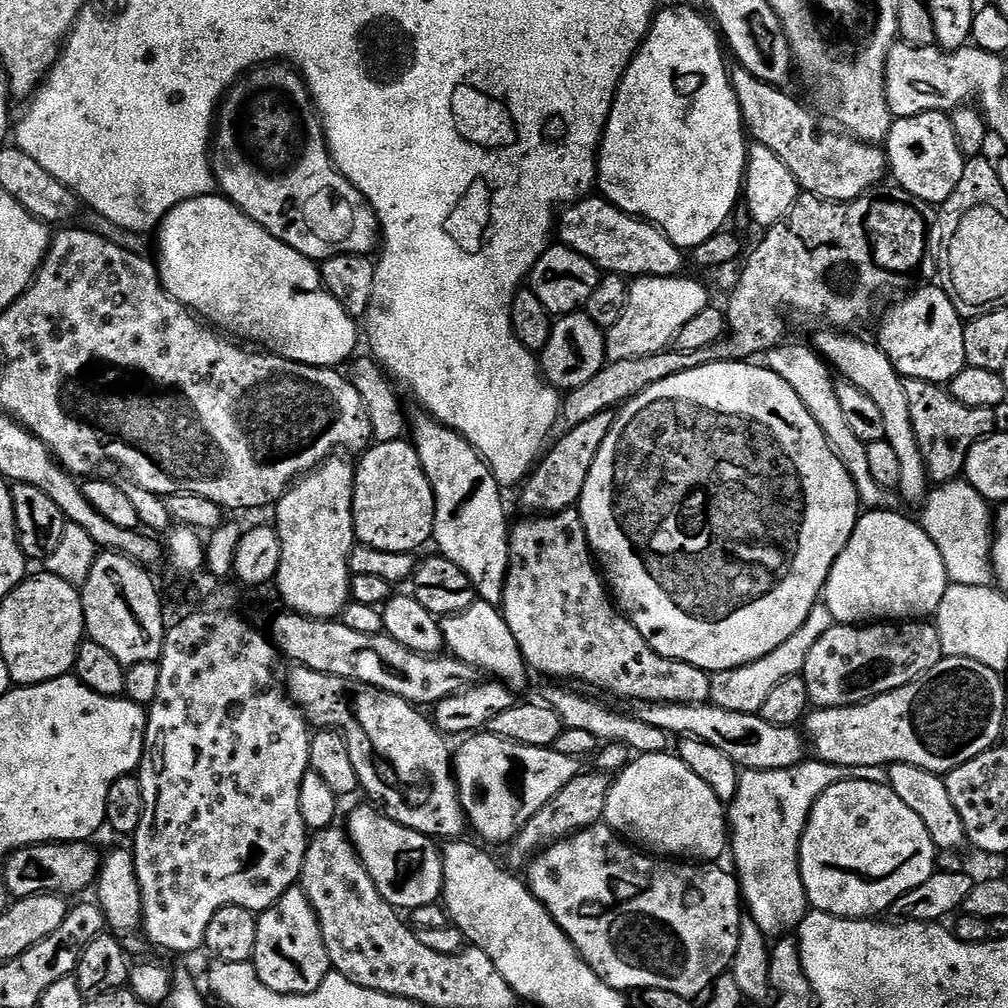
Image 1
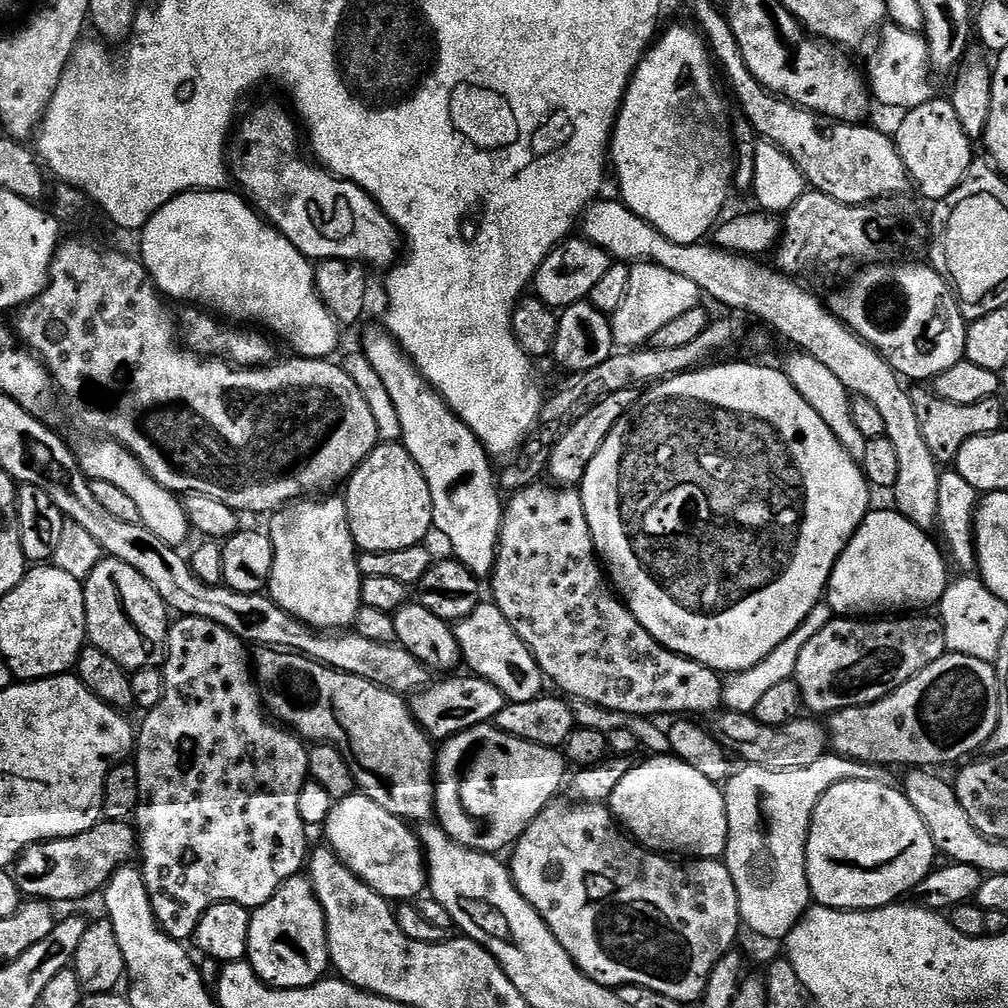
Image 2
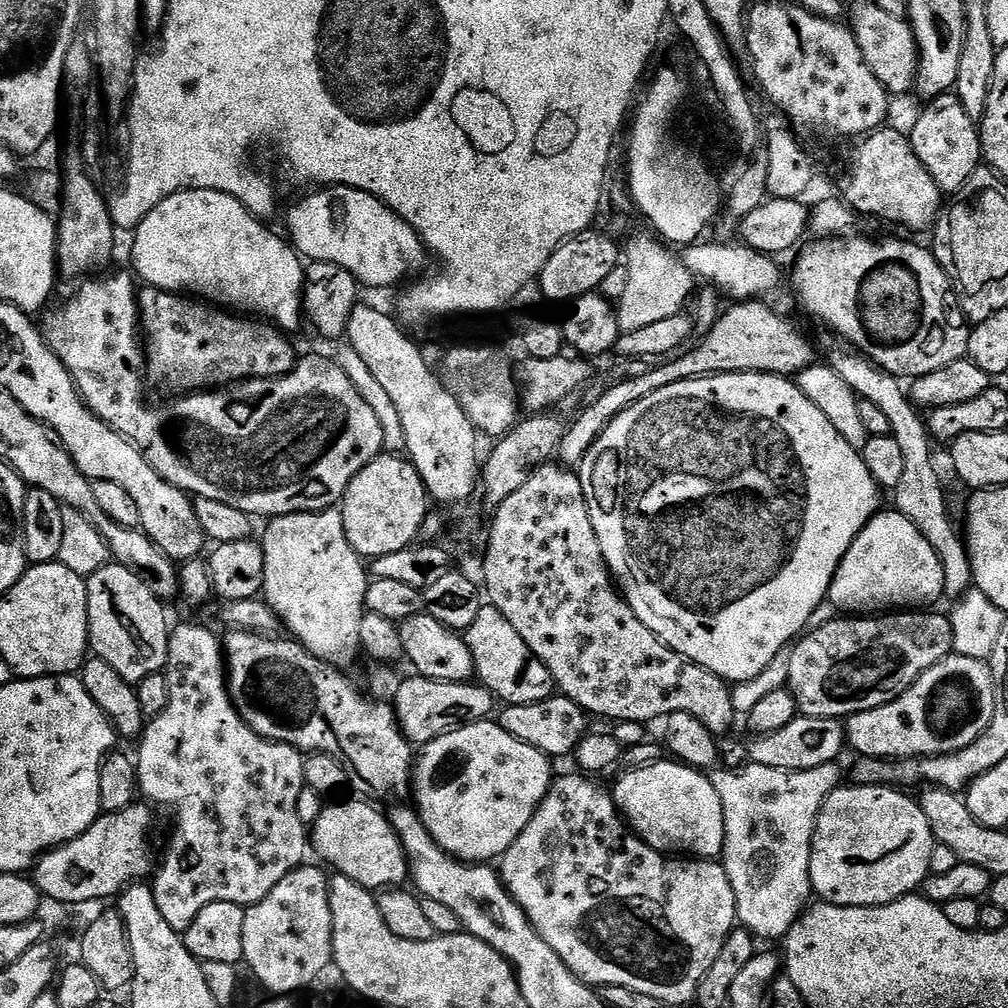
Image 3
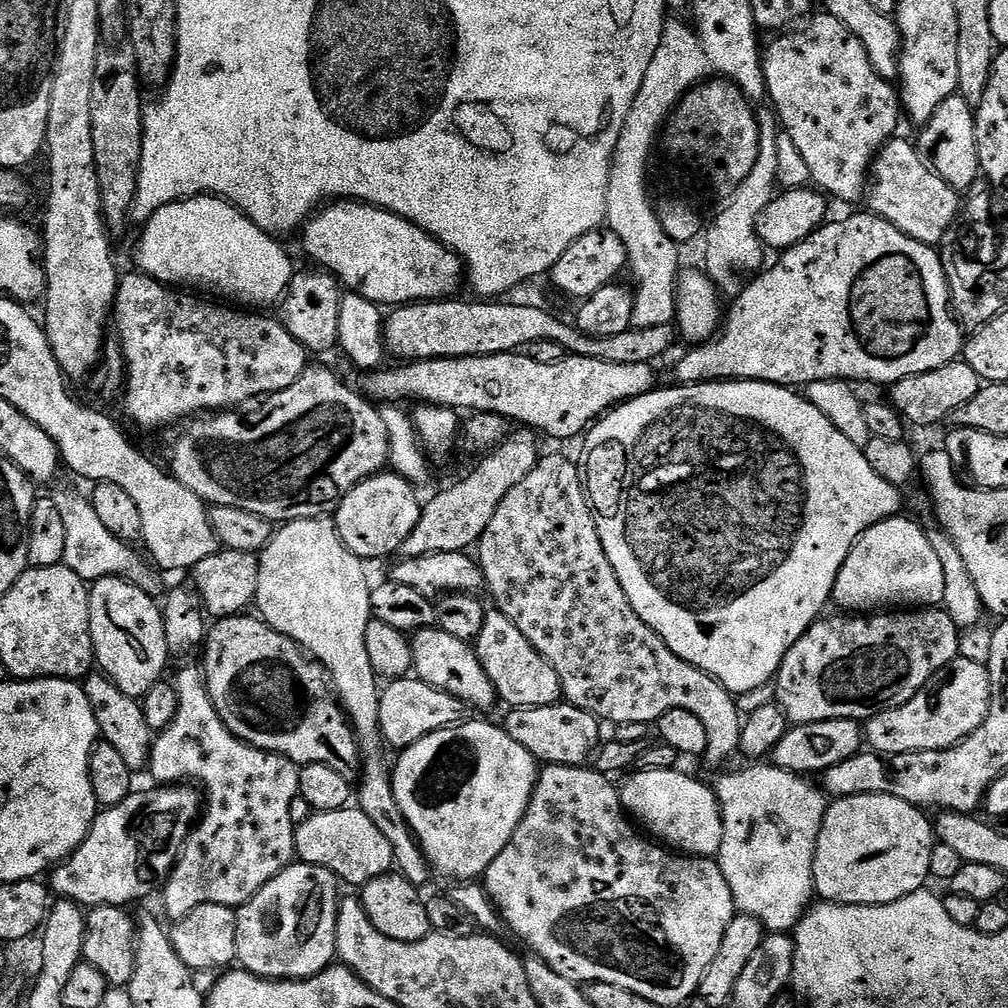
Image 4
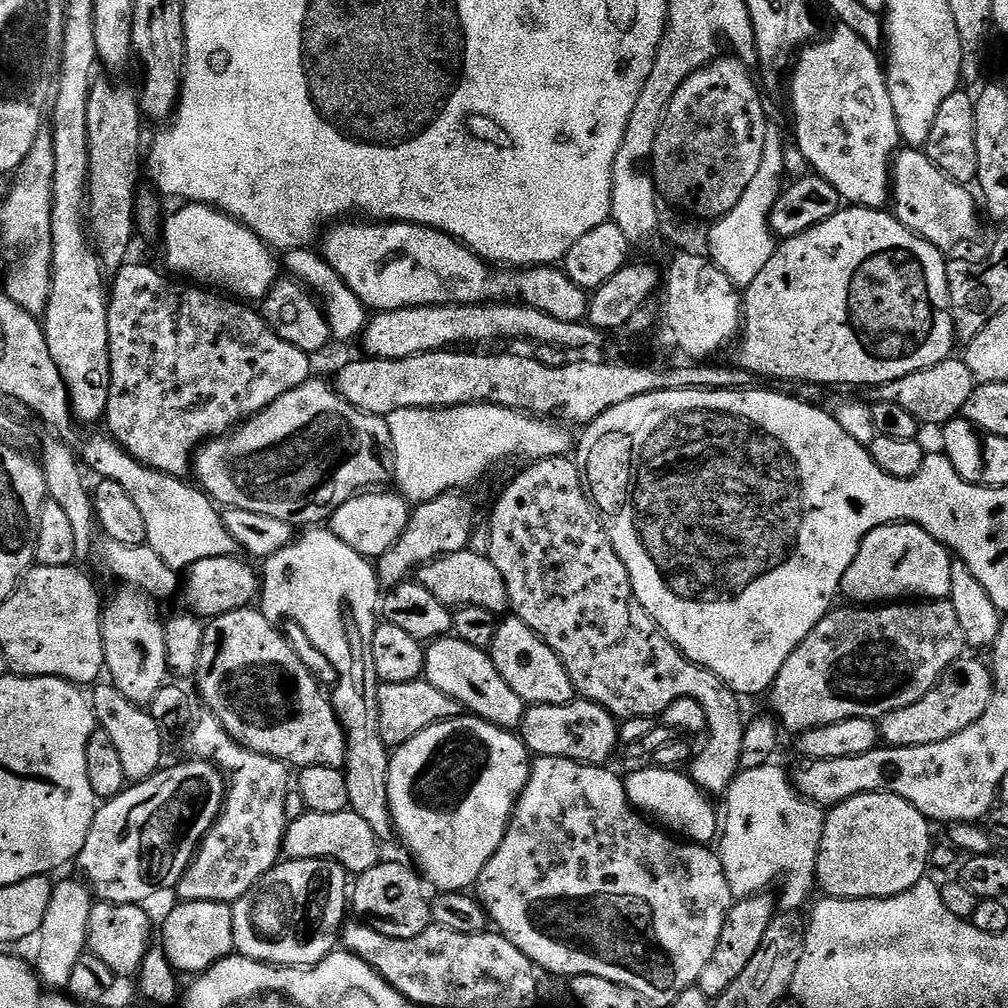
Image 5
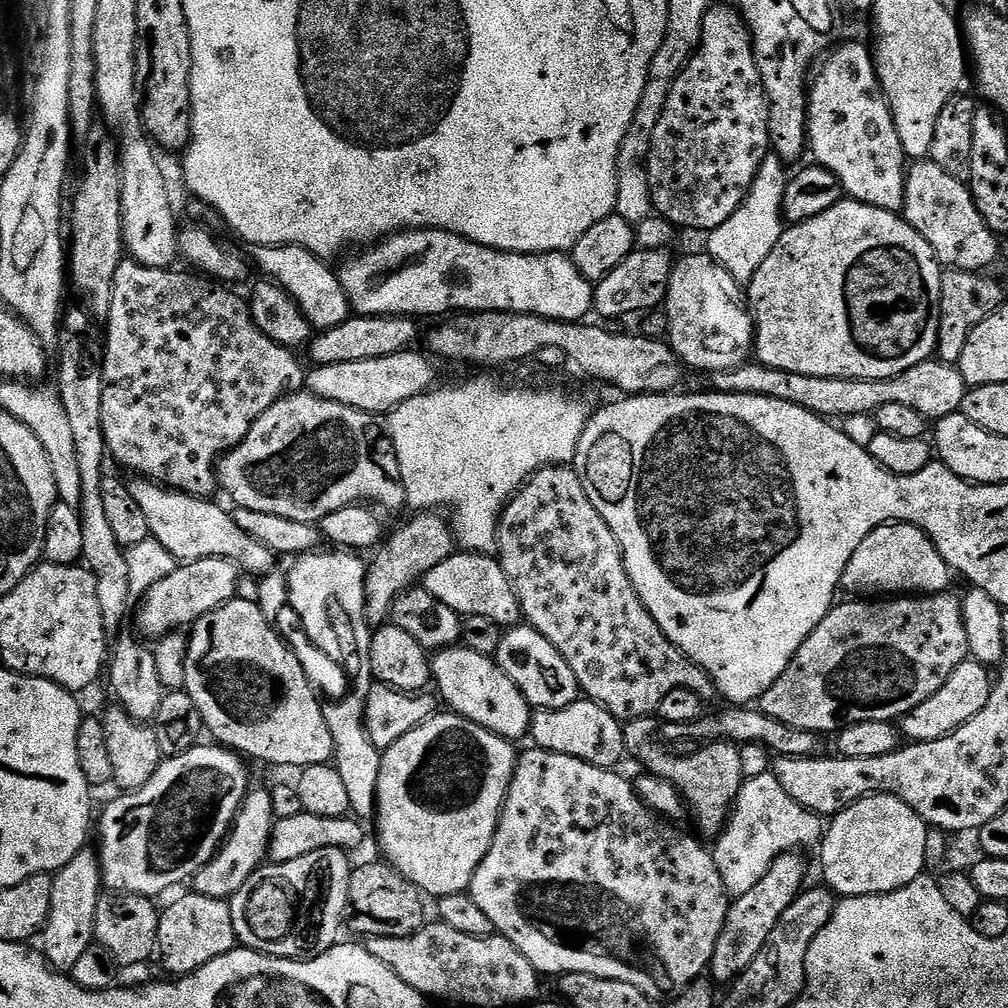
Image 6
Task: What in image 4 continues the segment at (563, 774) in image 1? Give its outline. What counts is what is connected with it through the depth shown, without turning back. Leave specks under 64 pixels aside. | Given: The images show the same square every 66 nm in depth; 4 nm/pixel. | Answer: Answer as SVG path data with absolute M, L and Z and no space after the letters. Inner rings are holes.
M473 718L467 724L443 728L434 734L426 734L426 738L414 742L414 746L403 749L399 756L400 761L395 761L392 769L392 793L394 798L398 798L398 806L402 806L402 814L406 818L406 822L412 827L413 834L416 835L416 841L420 844L423 859L428 859L442 875L449 876L452 880L472 880L475 876L476 879L483 877L484 871L490 866L490 862L494 862L494 858L498 858L498 854L502 854L502 850L506 850L506 846L511 844L514 838L514 830L518 830L518 826L530 806L530 798L536 789L536 777L538 775L538 762L530 754L530 750L518 746L518 742L514 742L514 738L510 738L510 734L504 731L503 727L496 725L495 728L494 725L487 724L484 720Z

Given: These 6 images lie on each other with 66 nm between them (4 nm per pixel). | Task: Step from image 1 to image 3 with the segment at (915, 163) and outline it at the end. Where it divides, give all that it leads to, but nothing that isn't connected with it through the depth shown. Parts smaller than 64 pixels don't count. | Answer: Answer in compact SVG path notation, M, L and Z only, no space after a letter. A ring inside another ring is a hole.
M954 94L938 96L923 106L924 113L913 122L910 131L912 150L941 193L955 194L968 181L970 174L981 167L980 129Z

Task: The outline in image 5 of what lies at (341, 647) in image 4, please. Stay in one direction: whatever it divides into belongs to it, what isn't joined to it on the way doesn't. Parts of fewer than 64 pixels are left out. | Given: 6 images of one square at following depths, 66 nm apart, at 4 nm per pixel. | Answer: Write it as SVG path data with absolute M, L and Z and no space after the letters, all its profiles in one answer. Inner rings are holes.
M312 526L301 532L304 533L301 536L299 533L292 543L263 561L258 608L270 621L293 620L304 631L305 638L328 659L329 666L336 671L336 689L331 689L330 699L336 717L340 720L348 747L342 769L346 778L346 790L350 790L348 807L358 814L358 818L363 818L370 825L370 830L374 830L376 836L387 838L394 832L392 811L388 801L390 750L382 742L378 730L378 690L381 681L376 679L372 653L374 630L378 623L377 608L382 600L382 585L376 578L376 569L370 563L369 557L358 554L358 550L350 550L350 546L342 542L342 538L332 533L331 527Z

